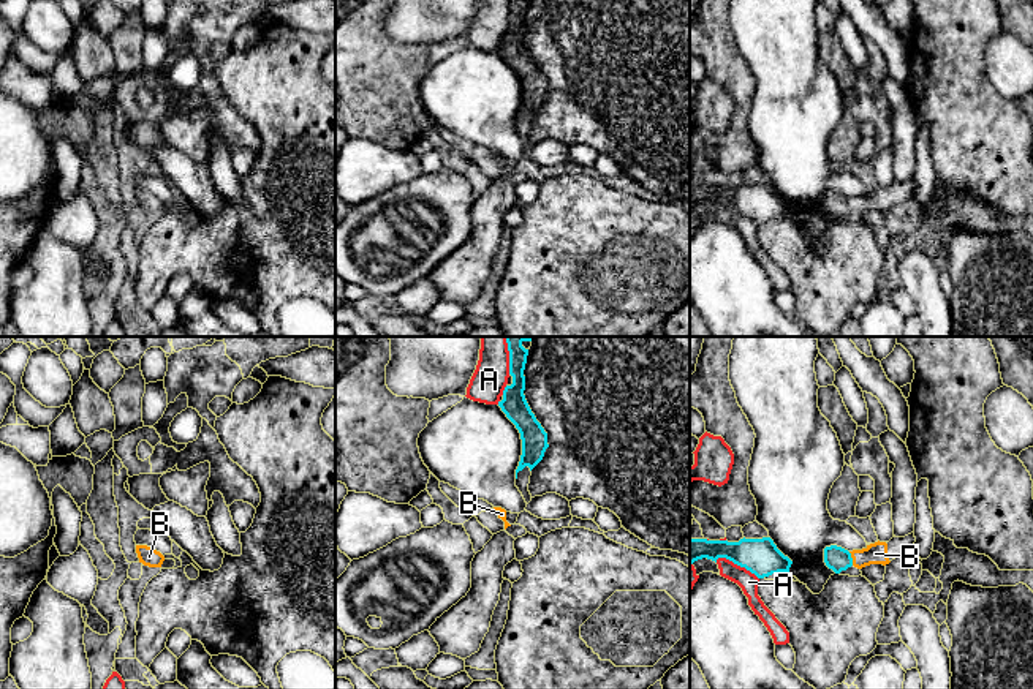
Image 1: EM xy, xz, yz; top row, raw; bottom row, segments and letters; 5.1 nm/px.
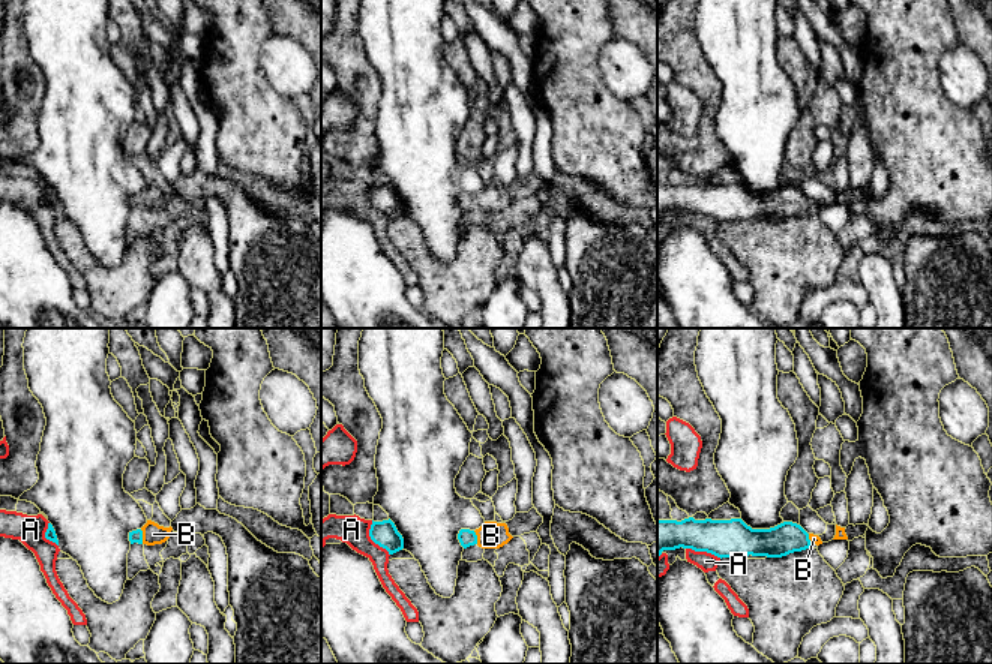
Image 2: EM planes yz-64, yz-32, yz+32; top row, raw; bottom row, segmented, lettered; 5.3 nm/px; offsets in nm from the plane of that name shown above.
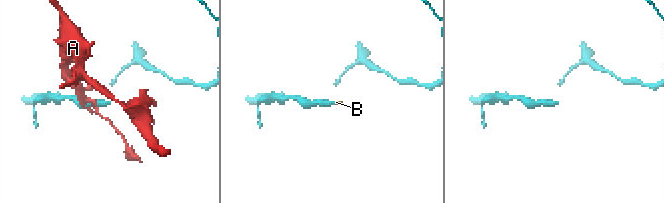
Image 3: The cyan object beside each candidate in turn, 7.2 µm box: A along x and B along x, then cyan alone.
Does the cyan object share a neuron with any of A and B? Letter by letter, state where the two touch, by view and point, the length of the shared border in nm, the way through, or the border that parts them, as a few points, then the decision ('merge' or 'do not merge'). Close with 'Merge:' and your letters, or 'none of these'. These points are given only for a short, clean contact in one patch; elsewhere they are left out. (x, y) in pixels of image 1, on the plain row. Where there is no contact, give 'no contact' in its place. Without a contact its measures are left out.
A: yz (737, 210) | 240 nm | do not merge
B: yz (851, 204) | 80 nm | across yz (836, 204), (851, 204), (875, 199) | merge
Merge: B

